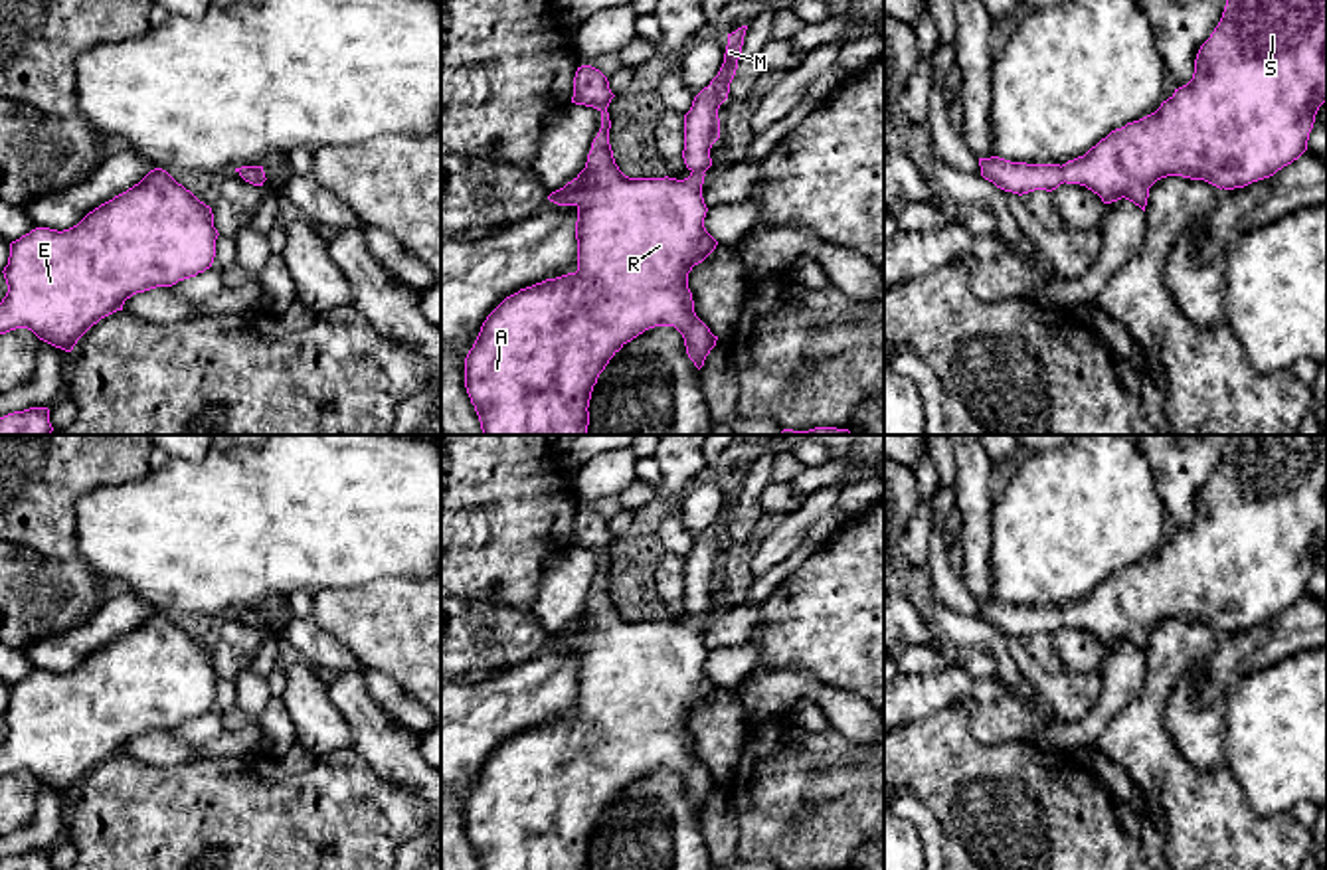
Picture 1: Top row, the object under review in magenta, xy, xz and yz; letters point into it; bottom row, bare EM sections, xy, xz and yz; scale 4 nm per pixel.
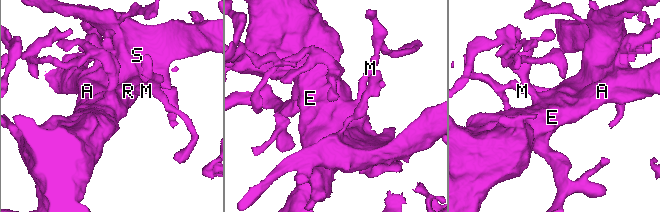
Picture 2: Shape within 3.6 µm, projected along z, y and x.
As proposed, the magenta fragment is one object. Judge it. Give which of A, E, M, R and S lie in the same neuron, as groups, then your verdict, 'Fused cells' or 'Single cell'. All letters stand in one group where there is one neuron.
Groups: A E M R S. Single cell

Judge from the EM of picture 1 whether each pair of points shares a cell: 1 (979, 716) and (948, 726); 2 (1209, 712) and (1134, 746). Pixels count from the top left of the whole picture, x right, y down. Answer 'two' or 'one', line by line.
1: two
2: two

